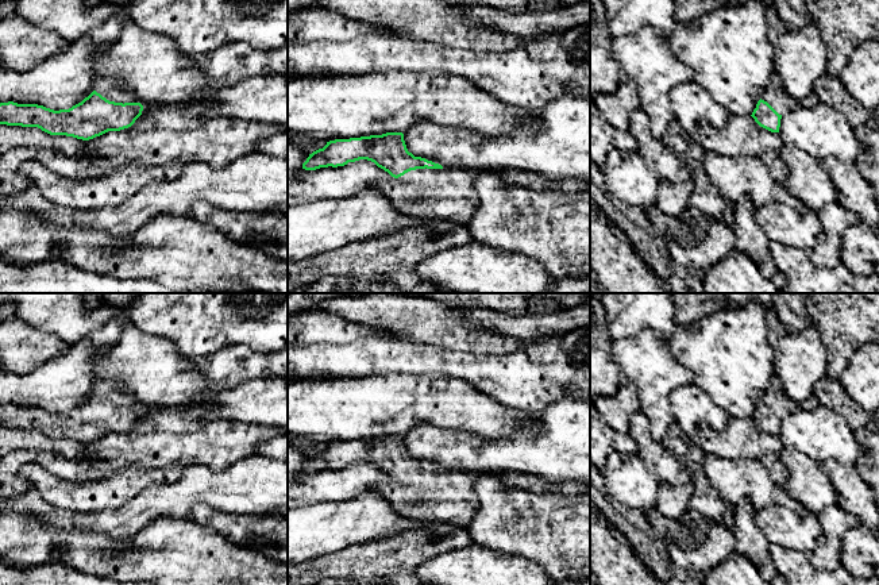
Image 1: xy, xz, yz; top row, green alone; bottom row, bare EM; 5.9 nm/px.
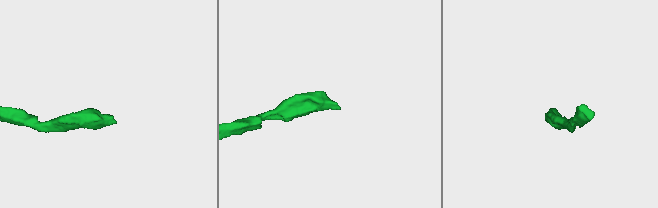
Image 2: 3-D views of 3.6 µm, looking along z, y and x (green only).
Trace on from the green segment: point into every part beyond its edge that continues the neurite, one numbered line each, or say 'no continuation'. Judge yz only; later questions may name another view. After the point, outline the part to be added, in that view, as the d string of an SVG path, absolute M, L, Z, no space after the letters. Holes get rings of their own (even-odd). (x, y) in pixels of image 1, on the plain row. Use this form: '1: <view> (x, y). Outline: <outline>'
1: yz (775, 397). Outline: M775 376L762 403L767 404L779 417L794 413L801 408L798 403L786 396L780 381Z

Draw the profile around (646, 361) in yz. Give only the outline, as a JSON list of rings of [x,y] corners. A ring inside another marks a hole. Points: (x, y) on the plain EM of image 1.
[[[649,330],[612,343],[612,354],[622,376],[637,389],[651,438],[664,443],[675,422],[670,395],[675,388],[693,382],[691,370],[674,358],[668,340],[659,339]]]

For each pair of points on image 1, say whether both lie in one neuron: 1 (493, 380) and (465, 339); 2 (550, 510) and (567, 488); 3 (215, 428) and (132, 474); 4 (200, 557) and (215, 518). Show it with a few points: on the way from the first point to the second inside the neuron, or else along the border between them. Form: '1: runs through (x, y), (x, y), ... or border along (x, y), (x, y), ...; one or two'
1: border along (444, 346), (453, 350), (473, 353), (508, 354); two
2: border along (532, 491), (575, 495); two
3: border along (174, 464), (166, 468), (124, 466), (119, 470); two
4: border along (188, 516), (238, 542); two

